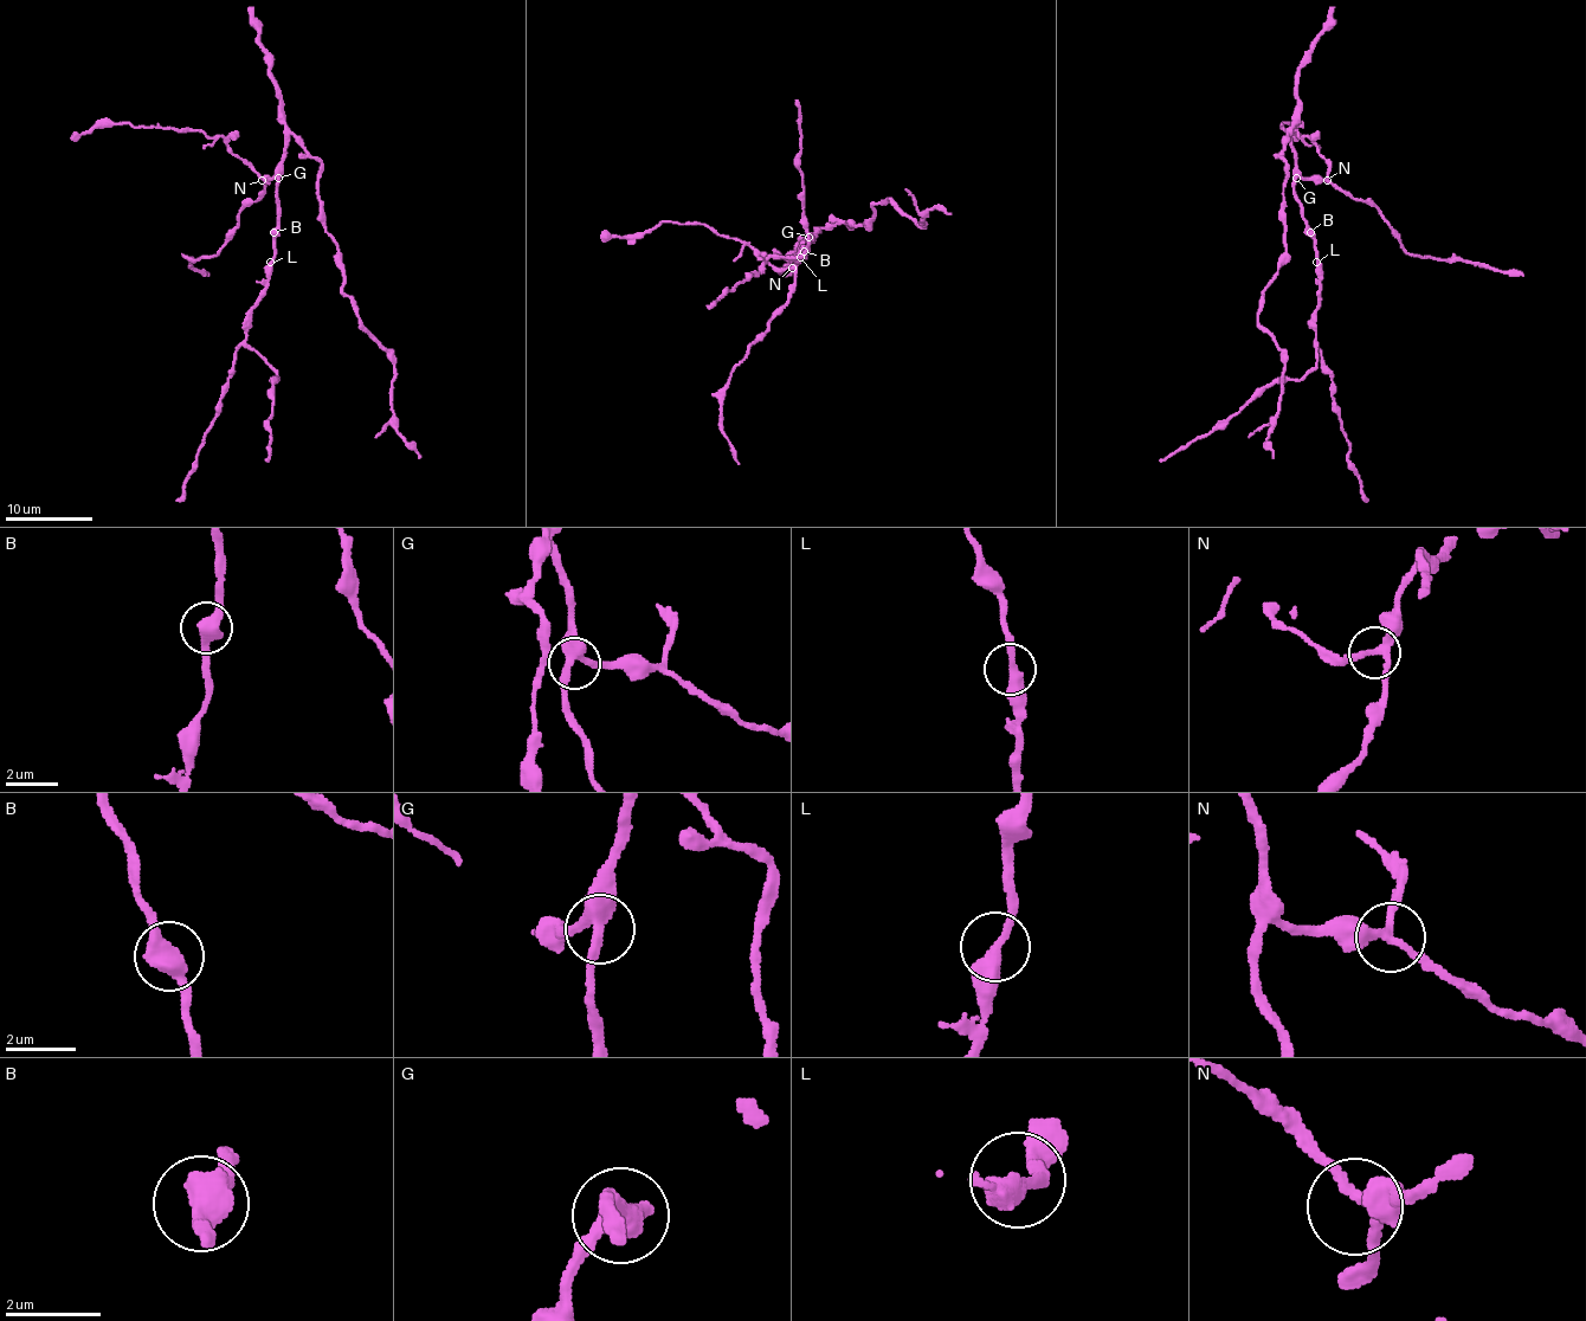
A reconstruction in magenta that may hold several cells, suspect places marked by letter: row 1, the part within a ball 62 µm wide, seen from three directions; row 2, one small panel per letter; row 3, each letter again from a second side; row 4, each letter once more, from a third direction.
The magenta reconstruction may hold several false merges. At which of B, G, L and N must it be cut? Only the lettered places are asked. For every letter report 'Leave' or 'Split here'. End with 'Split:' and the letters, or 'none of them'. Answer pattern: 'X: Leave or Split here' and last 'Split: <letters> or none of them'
B: Leave
G: Leave
L: Leave
N: Leave
Split: none of them

